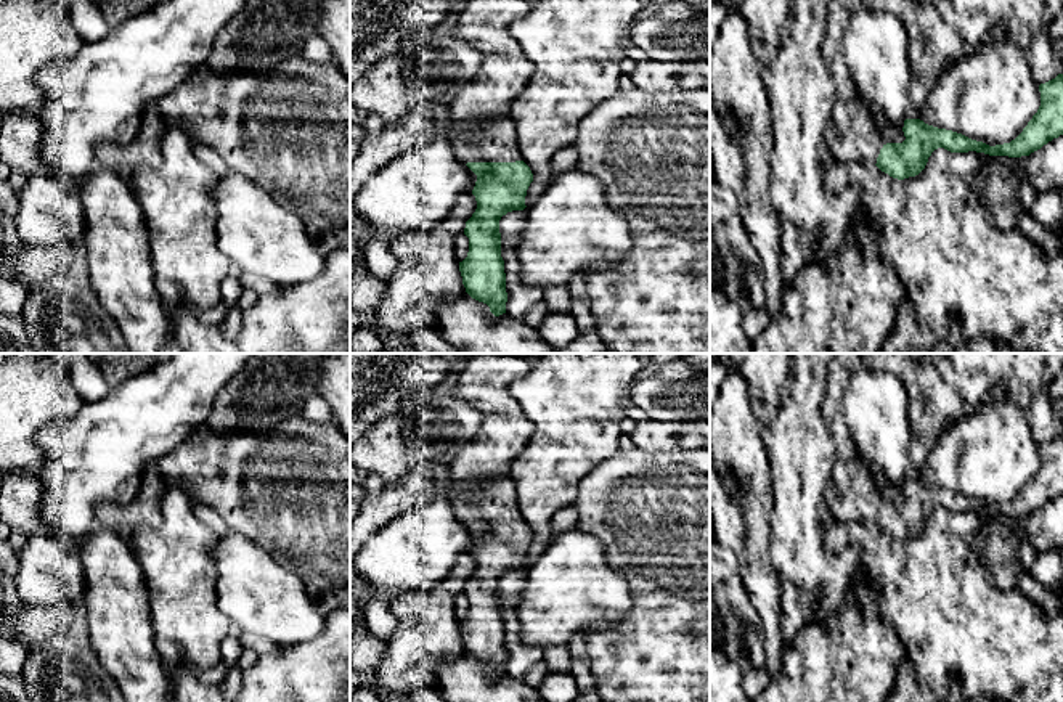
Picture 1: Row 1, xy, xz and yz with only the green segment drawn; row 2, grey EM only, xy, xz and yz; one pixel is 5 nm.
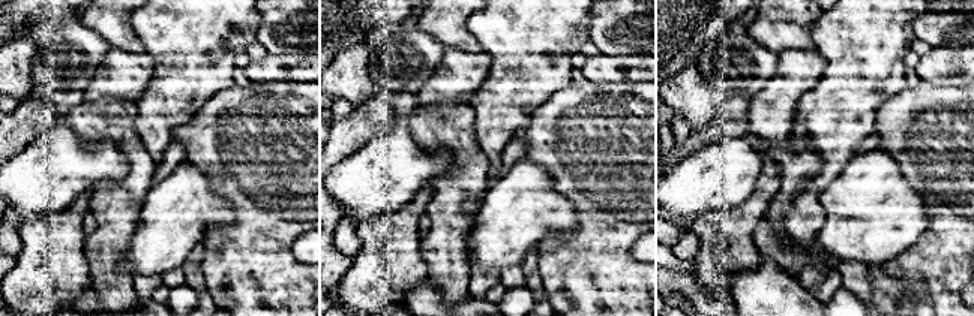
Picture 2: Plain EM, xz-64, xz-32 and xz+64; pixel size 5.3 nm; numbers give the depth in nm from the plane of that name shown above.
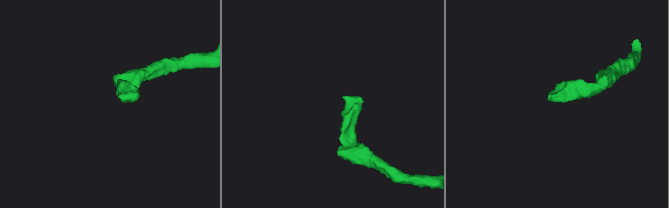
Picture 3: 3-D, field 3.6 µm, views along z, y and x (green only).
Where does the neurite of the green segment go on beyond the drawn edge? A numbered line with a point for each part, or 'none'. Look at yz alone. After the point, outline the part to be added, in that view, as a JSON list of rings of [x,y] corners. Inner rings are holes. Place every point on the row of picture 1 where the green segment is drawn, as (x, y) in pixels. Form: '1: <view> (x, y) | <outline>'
1: yz (851, 135) | [[[837,98],[824,132],[825,143],[835,161],[875,165],[885,141],[861,101]]]

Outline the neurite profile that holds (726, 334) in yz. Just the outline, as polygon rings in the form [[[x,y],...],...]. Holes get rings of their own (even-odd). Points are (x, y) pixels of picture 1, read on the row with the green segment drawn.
[[[710,284],[710,353],[753,353],[742,328],[743,313],[724,288]]]

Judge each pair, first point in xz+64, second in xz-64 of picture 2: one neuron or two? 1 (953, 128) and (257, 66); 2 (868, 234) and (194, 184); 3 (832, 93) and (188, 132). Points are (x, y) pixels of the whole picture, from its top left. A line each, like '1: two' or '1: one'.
1: two
2: one
3: two

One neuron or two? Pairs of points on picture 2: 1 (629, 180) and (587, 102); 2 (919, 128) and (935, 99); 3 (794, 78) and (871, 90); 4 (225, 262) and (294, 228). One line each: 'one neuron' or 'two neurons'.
1: one neuron
2: one neuron
3: two neurons
4: one neuron

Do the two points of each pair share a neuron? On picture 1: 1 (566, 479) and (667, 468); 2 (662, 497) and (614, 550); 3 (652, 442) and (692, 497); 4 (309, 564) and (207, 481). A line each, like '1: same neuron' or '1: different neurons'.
1: different neurons
2: same neuron
3: different neurons
4: same neuron

